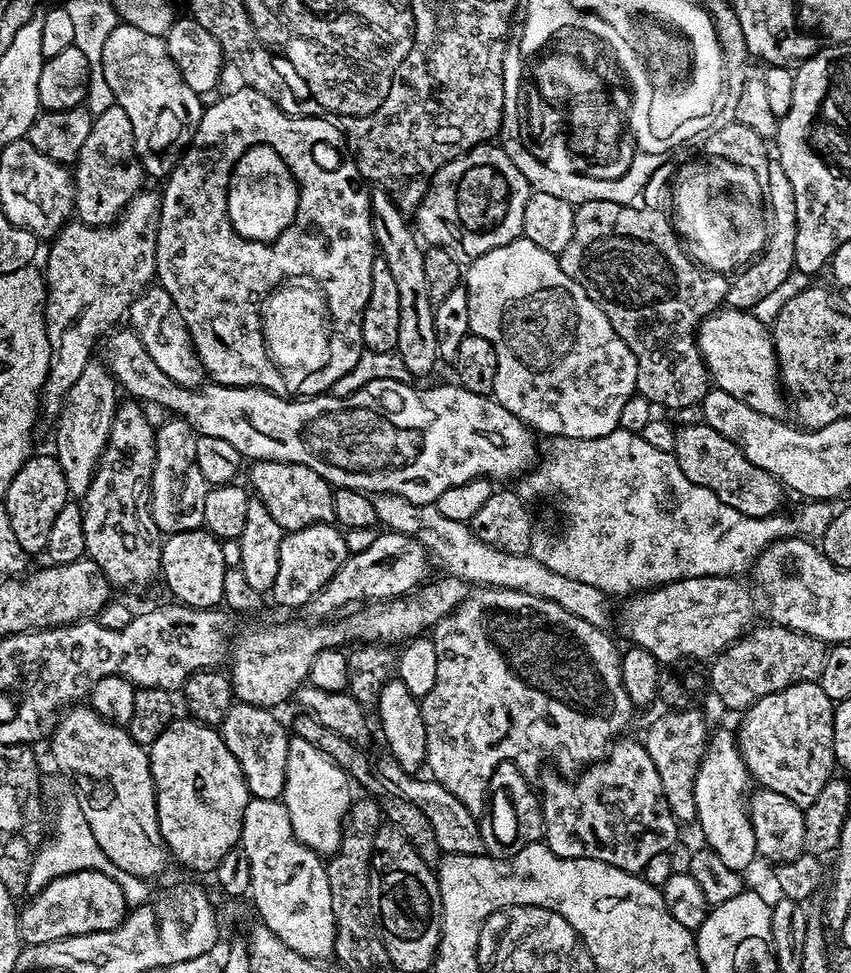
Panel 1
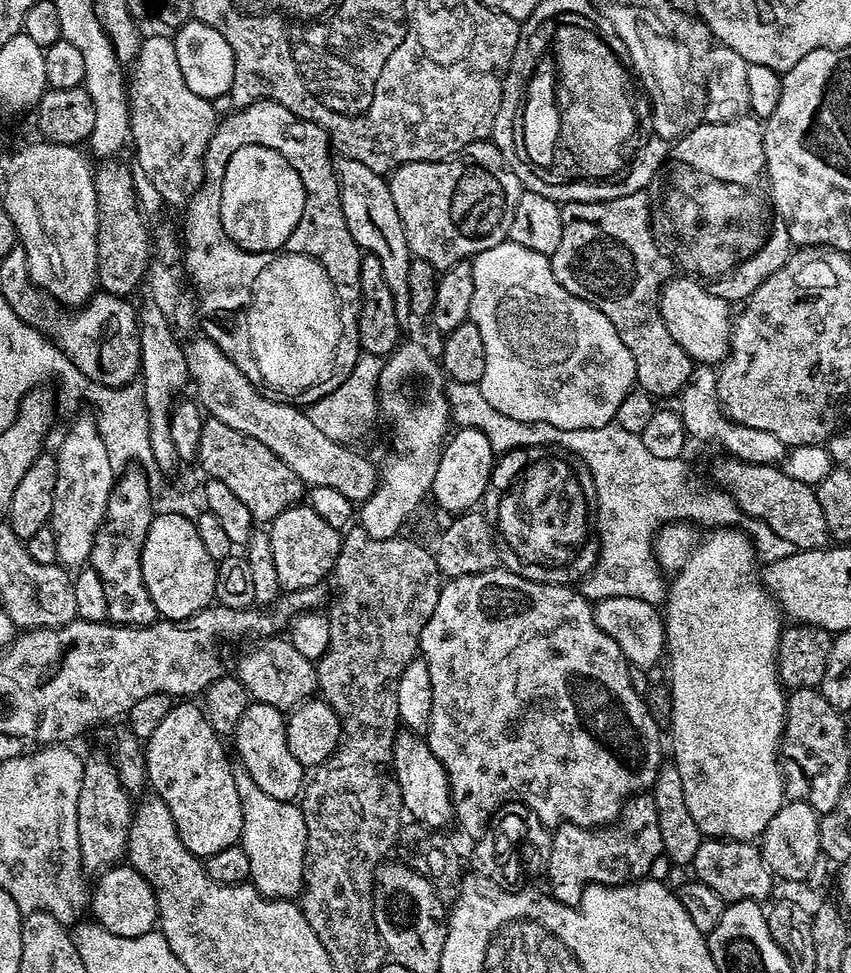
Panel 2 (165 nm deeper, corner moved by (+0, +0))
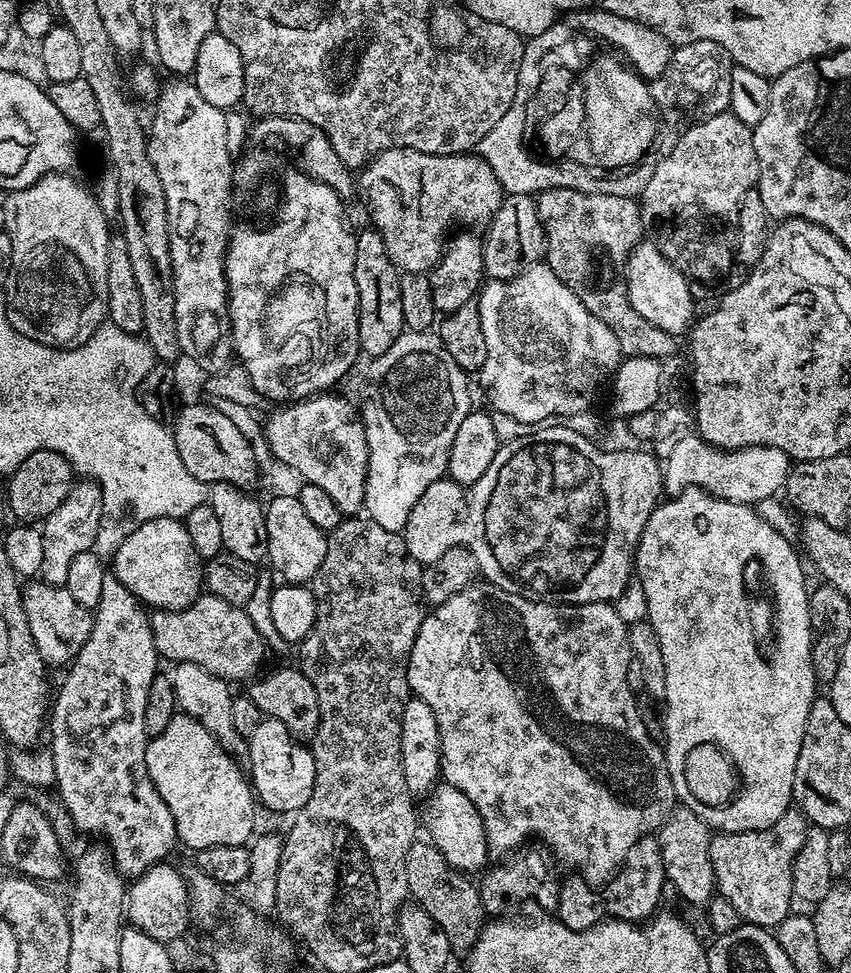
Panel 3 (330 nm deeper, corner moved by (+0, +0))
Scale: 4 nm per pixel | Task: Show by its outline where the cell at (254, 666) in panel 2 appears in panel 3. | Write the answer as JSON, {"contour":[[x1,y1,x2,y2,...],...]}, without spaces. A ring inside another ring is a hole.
{"contour":[[201,594,182,610,156,610,150,619,154,646,163,659,165,656,176,664,197,664,202,666,202,670,229,682,251,681,259,677,265,667,264,655,269,655,270,649,262,634,258,634,245,609,230,606,230,602,222,602,222,598]]}

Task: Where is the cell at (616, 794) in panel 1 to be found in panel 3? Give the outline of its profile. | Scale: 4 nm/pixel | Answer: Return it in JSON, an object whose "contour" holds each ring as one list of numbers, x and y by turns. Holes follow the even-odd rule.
{"contour":[[655,835,643,836,634,842,634,846,630,846,630,850,626,850,626,858,616,869,615,876,599,890,585,882,579,874,572,874,568,881,564,880,560,884,554,916,570,930,586,930,609,918,644,922,661,907,660,895,664,888,666,881,659,839]]}

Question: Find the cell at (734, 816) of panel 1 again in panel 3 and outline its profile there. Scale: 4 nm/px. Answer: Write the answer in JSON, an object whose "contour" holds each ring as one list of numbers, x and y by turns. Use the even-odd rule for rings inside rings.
{"contour":[[690,488,680,496,665,499,657,504,650,514,646,526,640,535,634,557,634,576,642,586,648,614,646,620,656,631,658,642,661,643,662,658,665,659,666,692,662,699,666,711,664,717,664,760,668,764,668,773,676,791,677,801,683,807,694,810,698,818,708,823,709,828,720,832,749,832,762,830,766,826,774,826,778,818,782,818,790,811,793,803,792,787,794,786,794,766,798,766,798,750,802,750,802,738,806,730,806,718,810,714,810,706,818,699,818,681,812,669,812,623,808,609,809,589,804,589,804,568,800,565,802,556,799,551,792,549,792,544,772,524,767,524,759,516,755,507,747,504,735,504,703,492,700,488],[696,740,714,740,734,762,736,770,742,774,742,779,748,780,748,792,732,804,725,812,712,812,712,808,700,808,688,792,684,792,684,780,680,777,680,760,684,751,692,748]]}

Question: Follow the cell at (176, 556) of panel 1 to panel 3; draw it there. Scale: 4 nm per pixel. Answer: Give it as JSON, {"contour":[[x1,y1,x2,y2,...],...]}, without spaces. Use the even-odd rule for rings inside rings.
{"contour":[[154,518,135,525,136,529,116,548,116,557,110,560,110,568,116,579,133,592,140,603,156,610,177,612,190,606,202,594,204,570,200,555,194,550,194,542,190,542,190,534,186,534,186,526,174,518]]}

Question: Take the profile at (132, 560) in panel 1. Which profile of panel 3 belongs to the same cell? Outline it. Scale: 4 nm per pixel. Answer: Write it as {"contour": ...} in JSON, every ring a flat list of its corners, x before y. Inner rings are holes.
{"contour":[[106,574,102,578,102,594,98,598,98,606,94,609,90,638,86,642,86,646,82,646,82,650,67,669,67,672,69,671,68,677,65,678,64,685,60,688,60,693,57,696,55,693,54,699,50,704,50,732,52,728,50,751,54,758,54,774,56,775,54,788,55,791,60,791,59,803,67,809,81,833,84,831,89,832,92,836,104,836,105,841,103,840,103,843,108,851,111,852,112,861,116,863,116,868,121,876,125,878,138,877,146,870,150,870,150,866,167,861,169,859,168,855,172,852,172,847,177,847,178,844,174,818,170,814,166,802,162,802,162,798,146,770,146,750,148,749,148,741,150,739,146,734,146,726,144,725,144,719,146,718,146,694,150,694,150,682,154,682,154,678,158,675,156,660,158,661,158,653,154,646,152,621,145,605,140,603,140,599,133,592,126,590,126,586,122,586,122,582,116,579,115,575]]}

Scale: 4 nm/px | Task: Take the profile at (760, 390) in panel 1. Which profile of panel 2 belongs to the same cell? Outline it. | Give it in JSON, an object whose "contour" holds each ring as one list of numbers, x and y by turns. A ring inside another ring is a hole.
{"contour":[[669,279,661,287,658,303,662,318,666,322,666,330,670,330,674,342,678,342,678,346,682,346,682,350,686,350,686,354,693,361,709,366,719,365,728,355,732,339,734,316,733,313,728,313,729,301,714,298,714,294,710,294,707,287,695,279,684,279,688,280]]}

